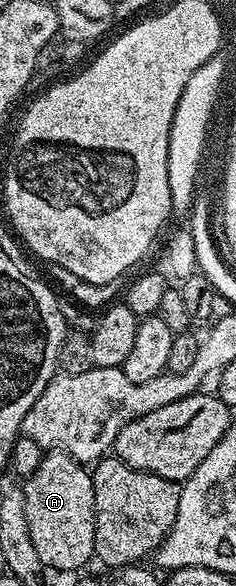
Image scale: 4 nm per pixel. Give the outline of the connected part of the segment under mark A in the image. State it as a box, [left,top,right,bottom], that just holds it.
[21,451,96,570]

